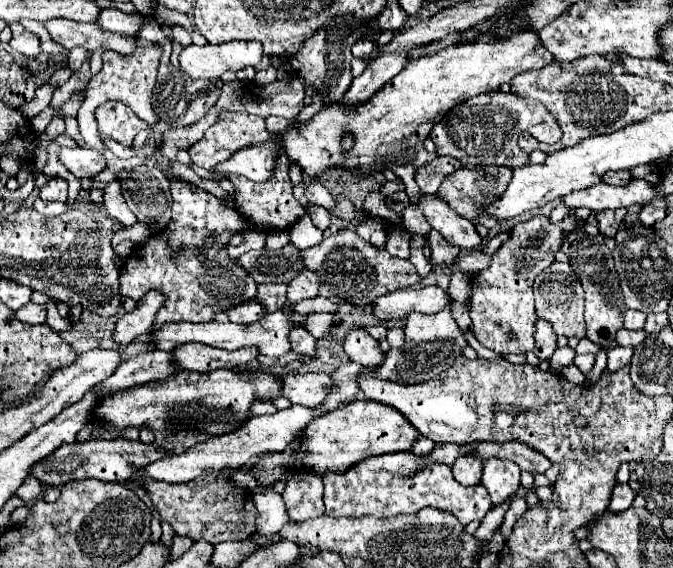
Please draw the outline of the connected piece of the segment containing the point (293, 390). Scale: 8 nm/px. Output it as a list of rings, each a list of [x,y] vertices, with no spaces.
[[[308,372],[308,374],[284,374],[282,396],[288,398],[292,404],[302,404],[314,408],[322,404],[330,388],[330,376],[324,372]]]

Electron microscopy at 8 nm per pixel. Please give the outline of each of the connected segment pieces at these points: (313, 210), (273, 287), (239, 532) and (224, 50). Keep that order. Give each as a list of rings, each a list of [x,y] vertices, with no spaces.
[[[308,202],[306,210],[308,210],[308,214],[310,214],[310,218],[312,218],[312,222],[314,222],[316,228],[320,228],[322,232],[330,228],[330,212],[326,208],[320,208],[318,204]]]
[[[258,284],[256,300],[264,304],[266,312],[276,312],[286,304],[286,286],[284,284]]]
[[[204,474],[188,484],[164,484],[158,480],[144,480],[142,486],[152,506],[158,510],[160,518],[170,522],[178,536],[186,536],[194,542],[208,540],[210,544],[218,544],[226,540],[246,540],[256,530],[256,508],[252,506],[252,494],[238,488],[232,480]]]
[[[226,42],[226,44],[206,44],[206,46],[184,46],[180,52],[180,68],[184,74],[198,78],[220,78],[226,70],[240,70],[246,66],[258,68],[262,60],[260,42]]]

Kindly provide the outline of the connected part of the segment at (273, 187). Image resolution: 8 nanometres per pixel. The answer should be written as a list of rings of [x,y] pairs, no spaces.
[[[280,160],[280,164],[276,164],[276,172],[272,172],[272,180],[266,180],[262,184],[256,184],[252,180],[244,180],[242,176],[228,176],[228,180],[234,184],[236,188],[236,196],[234,196],[234,208],[236,212],[240,212],[240,216],[244,216],[250,226],[258,228],[262,226],[262,230],[268,232],[282,232],[282,230],[290,230],[304,214],[304,206],[292,196],[292,182],[288,176],[288,166],[284,164],[284,160]]]

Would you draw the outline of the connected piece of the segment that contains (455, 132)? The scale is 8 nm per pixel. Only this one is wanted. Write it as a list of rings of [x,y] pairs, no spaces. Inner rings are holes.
[[[500,90],[484,96],[474,96],[464,104],[458,104],[432,128],[430,138],[436,144],[440,156],[454,156],[464,166],[496,164],[508,168],[520,168],[528,164],[528,154],[518,146],[520,132],[530,132],[540,142],[558,142],[562,138],[560,126],[544,104],[516,94],[504,94]]]

